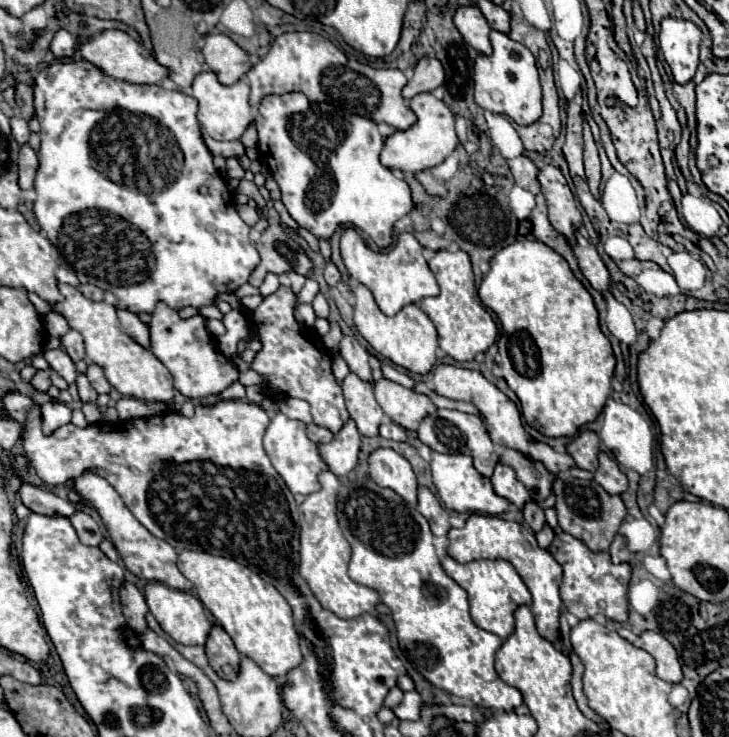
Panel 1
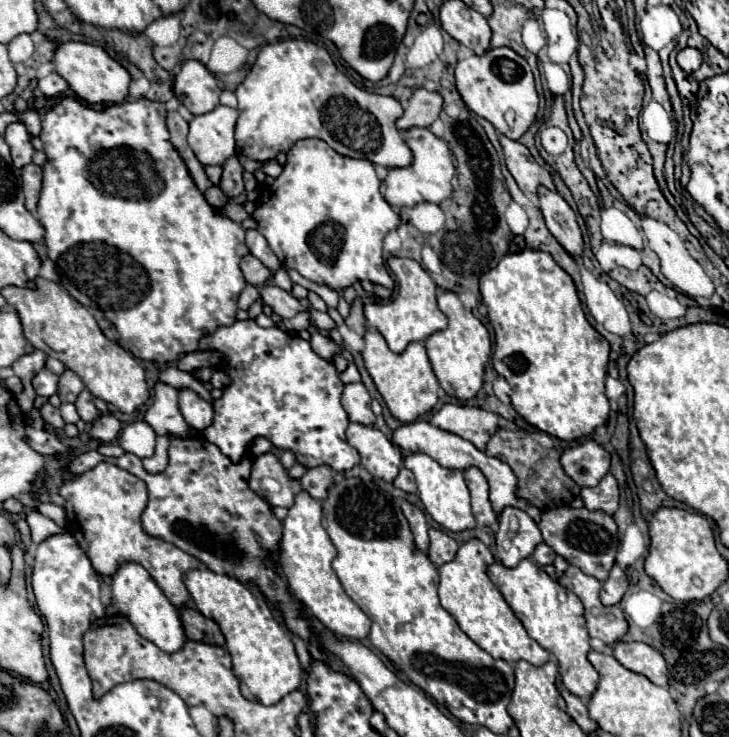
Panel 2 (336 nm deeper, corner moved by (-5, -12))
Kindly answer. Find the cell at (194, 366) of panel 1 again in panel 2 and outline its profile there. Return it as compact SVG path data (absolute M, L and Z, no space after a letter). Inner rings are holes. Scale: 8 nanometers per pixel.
M193 390L179 392L179 410L183 412L185 422L197 432L205 430L213 422L213 406L199 398Z

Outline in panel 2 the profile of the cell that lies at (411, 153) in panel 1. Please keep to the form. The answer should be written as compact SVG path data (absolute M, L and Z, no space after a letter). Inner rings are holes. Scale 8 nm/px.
M409 128L405 132L405 144L413 152L413 164L407 168L391 168L385 180L385 200L391 206L399 208L413 208L421 202L441 204L445 198L451 196L451 178L455 174L453 156L447 144L433 136L429 128Z

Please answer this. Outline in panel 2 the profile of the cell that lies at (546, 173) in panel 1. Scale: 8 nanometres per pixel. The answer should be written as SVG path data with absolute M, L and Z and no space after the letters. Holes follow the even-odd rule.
M499 134L499 144L505 154L507 170L511 172L511 176L515 178L517 186L523 190L525 196L533 198L537 194L537 186L547 186L547 188L555 190L551 174L535 162L531 152L521 142L509 140L507 136Z

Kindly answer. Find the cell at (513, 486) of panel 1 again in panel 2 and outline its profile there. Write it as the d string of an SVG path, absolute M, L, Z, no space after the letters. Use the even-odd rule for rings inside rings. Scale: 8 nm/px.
M505 508L497 530L497 556L505 568L515 568L521 560L531 558L537 544L541 544L541 532L537 524L519 508ZM511 516L519 520L519 528L511 532Z

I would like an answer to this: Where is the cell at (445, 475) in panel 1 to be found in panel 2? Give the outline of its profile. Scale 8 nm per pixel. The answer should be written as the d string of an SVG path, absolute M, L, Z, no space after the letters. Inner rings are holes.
M419 452L407 454L405 460L403 460L403 466L413 472L419 498L421 498L425 510L429 512L429 516L437 524L441 524L443 528L447 528L451 532L461 532L461 530L475 526L475 518L473 518L473 512L471 512L471 502L469 502L469 490L467 490L467 484L463 480L463 472L443 468L431 456L419 454Z

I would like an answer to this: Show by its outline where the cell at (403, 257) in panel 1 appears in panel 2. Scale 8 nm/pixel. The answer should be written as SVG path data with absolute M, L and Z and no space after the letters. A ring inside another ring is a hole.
M389 258L388 268L394 271L397 281L397 298L391 304L369 304L365 306L365 318L369 328L375 328L385 338L391 352L401 354L407 344L411 342L423 342L427 336L447 328L447 318L437 306L437 284L433 284L431 276L421 268L419 262L412 258Z

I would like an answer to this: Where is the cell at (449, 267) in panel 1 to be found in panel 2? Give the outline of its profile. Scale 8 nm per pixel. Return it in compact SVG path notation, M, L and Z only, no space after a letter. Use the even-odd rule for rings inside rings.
M441 292L439 294L439 308L447 316L449 326L447 330L435 332L425 340L427 356L431 362L431 368L437 376L439 386L457 400L471 400L483 386L483 372L485 364L491 354L491 338L487 328L461 306L459 296L453 292Z

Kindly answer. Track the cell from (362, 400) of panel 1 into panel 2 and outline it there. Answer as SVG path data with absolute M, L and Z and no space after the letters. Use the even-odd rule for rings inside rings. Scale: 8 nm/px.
M351 422L347 428L347 442L359 452L361 466L375 478L393 482L403 466L401 450L385 438L373 426L363 426Z

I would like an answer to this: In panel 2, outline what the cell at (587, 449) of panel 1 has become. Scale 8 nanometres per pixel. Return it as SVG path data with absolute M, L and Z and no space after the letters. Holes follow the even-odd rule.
M585 440L561 454L563 470L581 486L595 486L609 472L611 456L595 440Z

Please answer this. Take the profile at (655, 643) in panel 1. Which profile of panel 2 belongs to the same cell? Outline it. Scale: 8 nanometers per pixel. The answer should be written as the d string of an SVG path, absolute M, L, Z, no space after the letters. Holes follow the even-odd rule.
M617 642L613 646L613 656L627 670L647 676L653 684L661 688L669 688L667 666L663 656L655 648L647 646L645 642Z

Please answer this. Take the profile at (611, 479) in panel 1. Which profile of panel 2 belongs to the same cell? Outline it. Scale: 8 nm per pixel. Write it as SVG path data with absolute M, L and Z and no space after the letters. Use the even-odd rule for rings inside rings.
M607 474L595 488L581 488L581 500L587 510L607 512L609 516L615 514L619 506L619 488L613 474Z

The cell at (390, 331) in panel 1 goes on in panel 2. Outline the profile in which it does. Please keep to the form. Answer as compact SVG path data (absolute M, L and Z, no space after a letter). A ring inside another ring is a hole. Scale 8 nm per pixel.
M367 330L363 360L365 360L365 368L367 368L369 376L373 378L375 386L377 386L377 392L385 400L393 418L397 418L401 424L415 422L419 416L423 416L435 408L437 398L439 398L437 396L439 382L431 370L423 342L411 342L403 354L395 354L387 348L387 342L379 332Z

